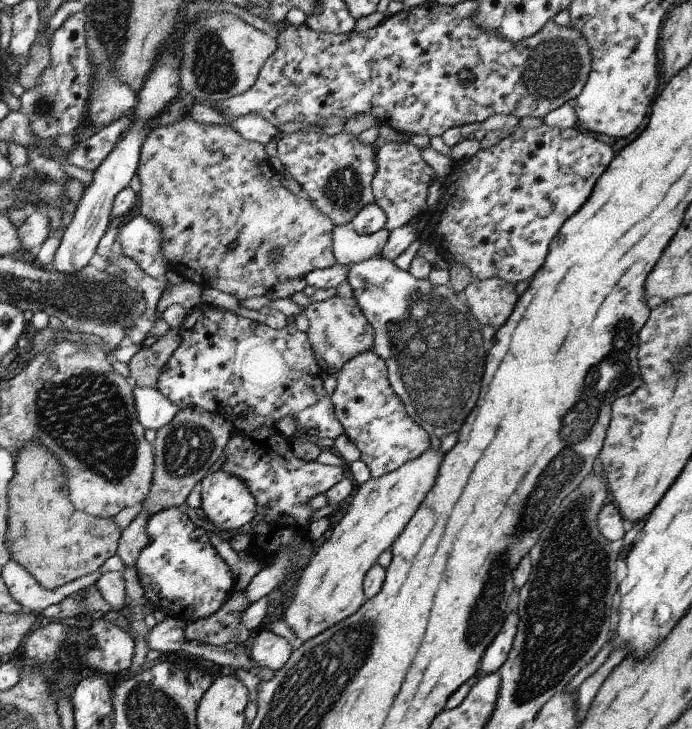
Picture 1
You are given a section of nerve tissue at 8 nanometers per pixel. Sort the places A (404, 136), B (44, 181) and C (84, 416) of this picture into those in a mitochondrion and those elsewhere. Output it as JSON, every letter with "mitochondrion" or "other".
{"A":"other","B":"mitochondrion","C":"mitochondrion"}

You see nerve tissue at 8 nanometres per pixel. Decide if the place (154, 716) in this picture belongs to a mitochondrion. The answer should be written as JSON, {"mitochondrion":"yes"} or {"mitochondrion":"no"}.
{"mitochondrion":"yes"}

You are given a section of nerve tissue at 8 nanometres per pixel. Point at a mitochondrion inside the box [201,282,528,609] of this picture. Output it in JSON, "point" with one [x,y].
{"point":[434,348]}

